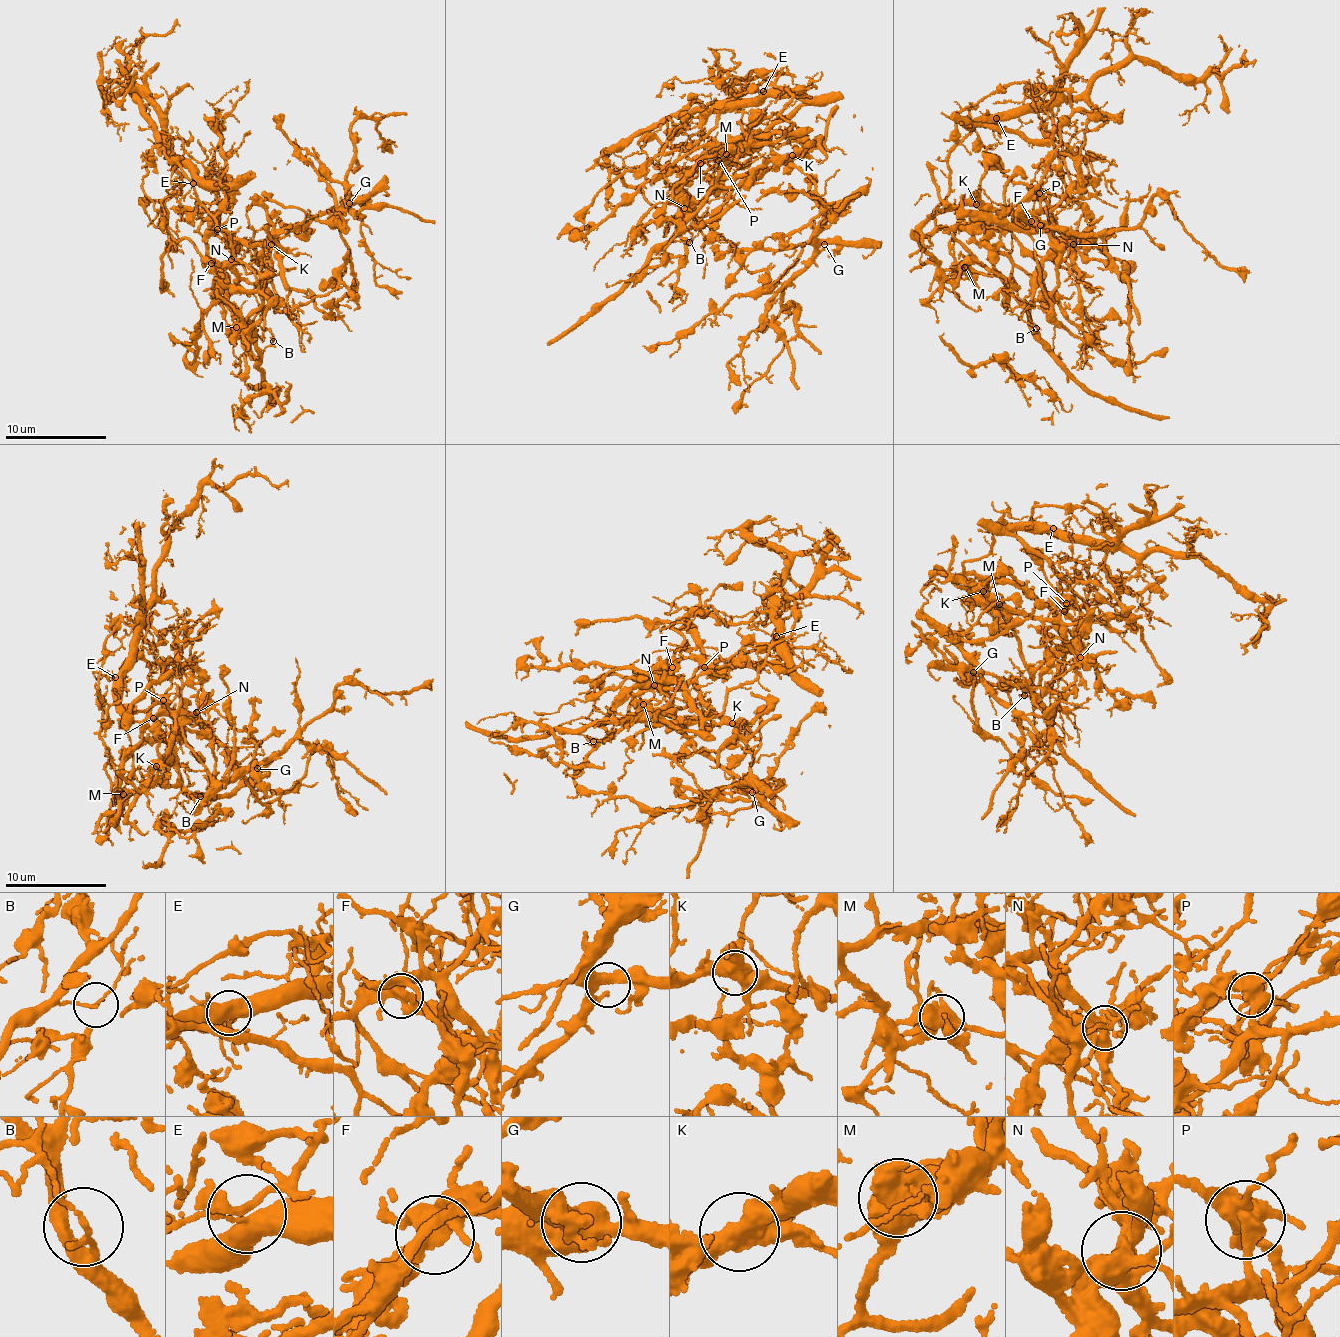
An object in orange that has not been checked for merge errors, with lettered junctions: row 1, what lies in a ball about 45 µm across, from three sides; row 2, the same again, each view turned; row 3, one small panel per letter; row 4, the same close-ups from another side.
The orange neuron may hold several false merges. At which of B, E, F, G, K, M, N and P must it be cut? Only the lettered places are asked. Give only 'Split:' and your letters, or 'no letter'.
Split: B, F, K, M, N, P

